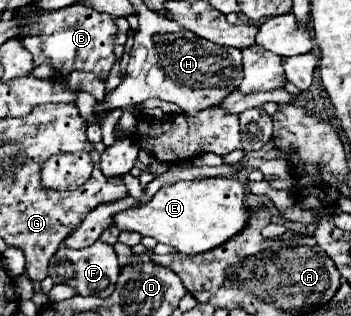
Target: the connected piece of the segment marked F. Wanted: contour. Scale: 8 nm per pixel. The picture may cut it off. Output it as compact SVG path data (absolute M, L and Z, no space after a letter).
M96 241L94 245L84 249L60 247L58 253L50 259L50 269L48 269L48 275L54 279L54 283L66 283L78 295L96 295L96 297L108 297L114 293L118 273L120 273L120 265L114 247L102 241Z

